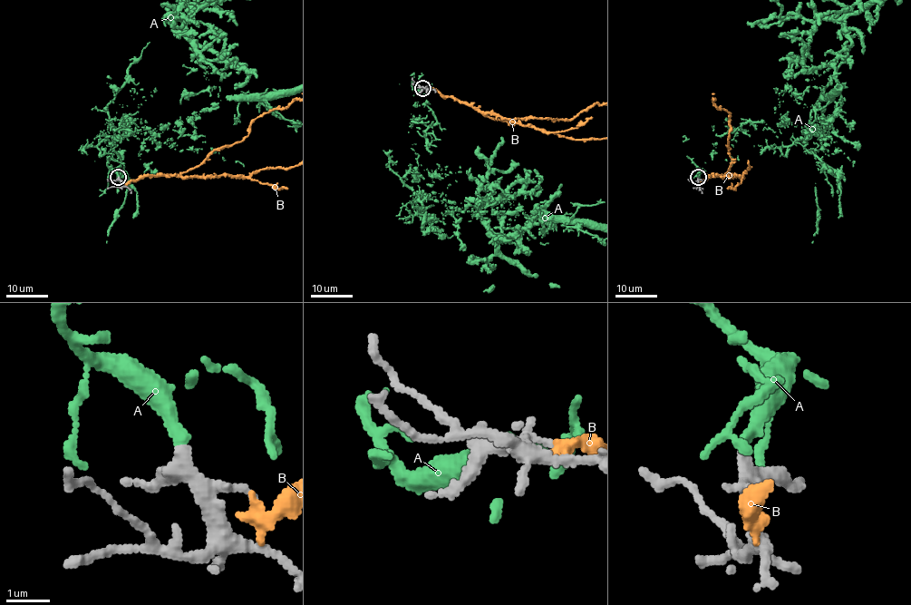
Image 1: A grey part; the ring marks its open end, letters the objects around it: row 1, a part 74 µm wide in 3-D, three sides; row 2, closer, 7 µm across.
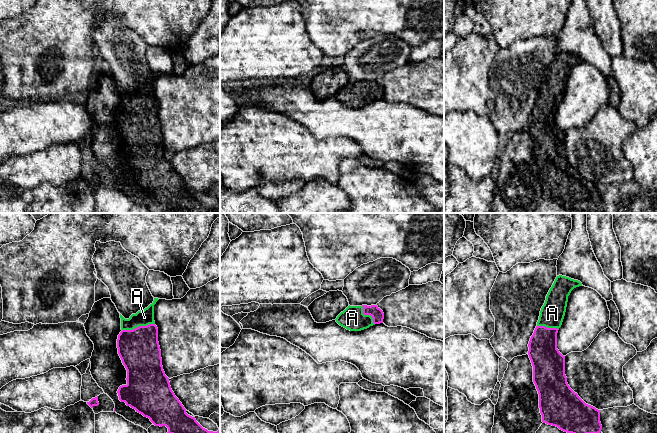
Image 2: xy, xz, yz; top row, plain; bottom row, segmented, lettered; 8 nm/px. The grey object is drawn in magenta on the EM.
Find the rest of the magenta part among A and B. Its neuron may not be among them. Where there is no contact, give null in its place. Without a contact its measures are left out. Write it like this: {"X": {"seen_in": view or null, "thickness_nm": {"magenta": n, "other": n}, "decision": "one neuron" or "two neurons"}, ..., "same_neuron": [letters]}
{"A": {"seen_in": "xy", "thickness_nm": {"magenta": 320, "other": 130}, "decision": "one neuron"}, "B": {"seen_in": null, "decision": "two neurons"}, "same_neuron": ["A"]}

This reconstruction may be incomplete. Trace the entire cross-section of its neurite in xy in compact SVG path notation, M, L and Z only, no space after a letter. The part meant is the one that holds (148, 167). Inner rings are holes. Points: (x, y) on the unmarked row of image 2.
M154 74L144 86L132 90L125 95L121 90L121 108L117 115L118 130L127 146L127 160L119 163L119 176L136 188L150 195L155 202L166 202L167 211L173 213L219 213L217 208L208 207L195 195L186 189L186 185L171 165L169 154L162 142L161 126L158 118L158 104L154 97L154 81L158 77Z

